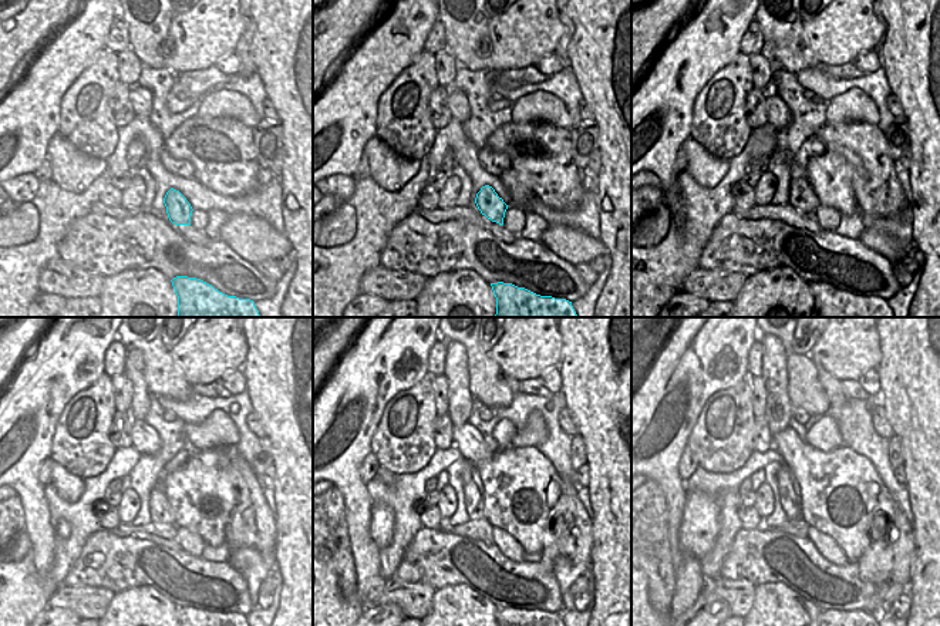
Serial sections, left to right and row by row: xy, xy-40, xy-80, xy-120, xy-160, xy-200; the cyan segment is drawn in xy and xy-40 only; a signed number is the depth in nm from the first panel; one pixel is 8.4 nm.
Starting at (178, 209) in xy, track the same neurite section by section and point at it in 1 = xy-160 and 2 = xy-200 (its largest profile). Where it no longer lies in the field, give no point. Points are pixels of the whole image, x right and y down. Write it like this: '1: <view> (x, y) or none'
1: xy-160 (474, 504)
2: xy-200 (787, 495)

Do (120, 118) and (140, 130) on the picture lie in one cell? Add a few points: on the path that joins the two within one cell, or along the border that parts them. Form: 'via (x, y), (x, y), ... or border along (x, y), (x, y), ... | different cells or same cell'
border along (135, 115), (118, 128) | different cells

